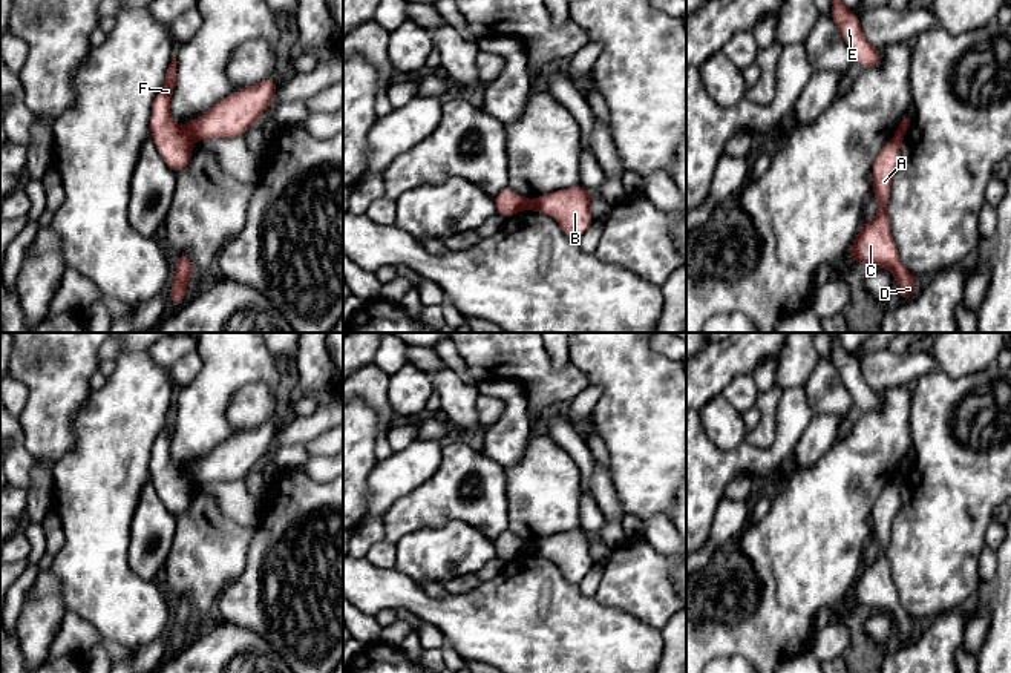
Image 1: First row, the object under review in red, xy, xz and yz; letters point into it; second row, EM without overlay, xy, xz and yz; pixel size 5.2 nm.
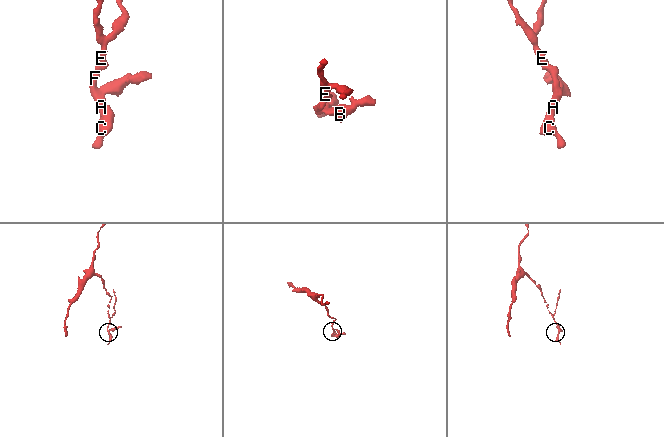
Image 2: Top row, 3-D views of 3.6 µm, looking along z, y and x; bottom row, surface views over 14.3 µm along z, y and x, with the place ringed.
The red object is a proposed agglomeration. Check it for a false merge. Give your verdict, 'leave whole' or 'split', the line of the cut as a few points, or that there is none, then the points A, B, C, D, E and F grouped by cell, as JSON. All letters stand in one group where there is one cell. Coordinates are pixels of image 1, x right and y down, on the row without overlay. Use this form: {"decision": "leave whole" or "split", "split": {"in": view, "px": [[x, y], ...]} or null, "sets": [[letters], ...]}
{"decision": "split", "split": {"in": "xy", "px": [[181, 471], [193, 483]]}, "sets": [["A", "C", "D", "E", "F"], ["B"]]}

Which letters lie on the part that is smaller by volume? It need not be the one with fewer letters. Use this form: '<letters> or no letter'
B

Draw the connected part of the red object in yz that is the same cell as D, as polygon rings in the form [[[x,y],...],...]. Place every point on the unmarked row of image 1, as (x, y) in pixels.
[[[896,475],[873,504],[872,540],[878,544],[878,556],[872,564],[864,564],[864,570],[858,575],[849,595],[855,607],[888,612],[893,616],[899,642],[908,644],[916,638],[918,627],[916,621],[902,609],[899,602],[887,558],[893,520],[902,503],[901,491],[904,486],[904,478],[905,477]]]

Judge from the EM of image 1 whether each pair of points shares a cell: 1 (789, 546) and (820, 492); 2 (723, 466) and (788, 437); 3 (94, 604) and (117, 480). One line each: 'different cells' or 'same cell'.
1: same cell
2: same cell
3: same cell

